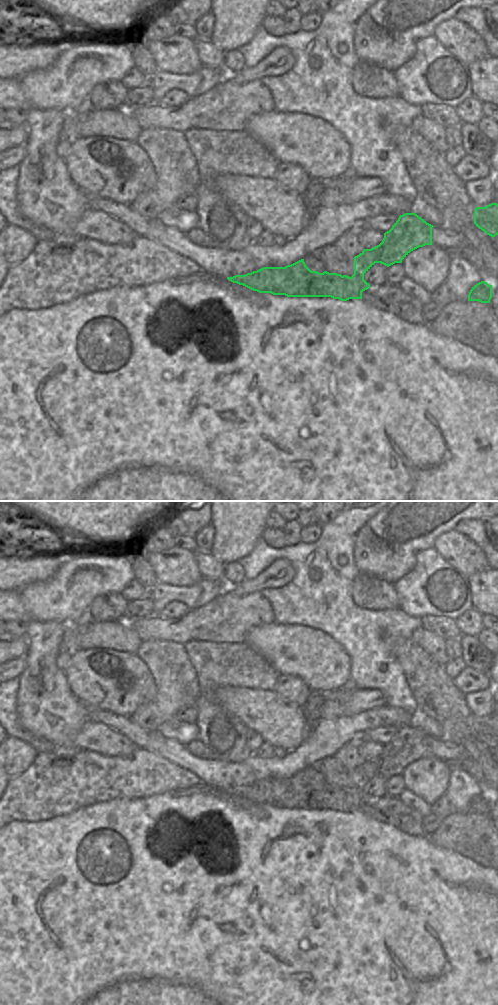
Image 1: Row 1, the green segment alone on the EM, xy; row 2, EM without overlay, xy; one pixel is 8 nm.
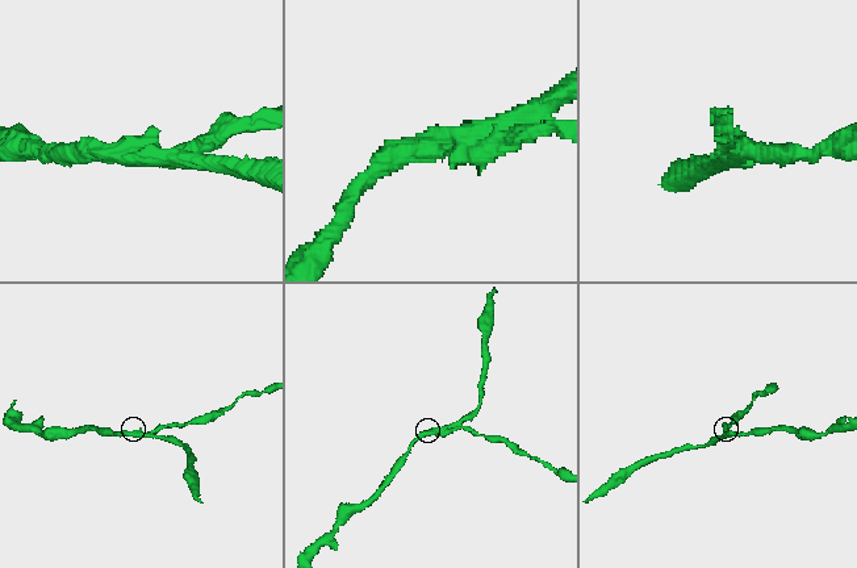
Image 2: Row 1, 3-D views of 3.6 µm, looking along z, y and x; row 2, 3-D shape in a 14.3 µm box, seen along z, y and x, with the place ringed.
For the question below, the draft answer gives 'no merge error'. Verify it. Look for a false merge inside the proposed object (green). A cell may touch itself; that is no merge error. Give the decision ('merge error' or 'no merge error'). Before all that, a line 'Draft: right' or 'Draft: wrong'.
Draft: wrong
merge error

